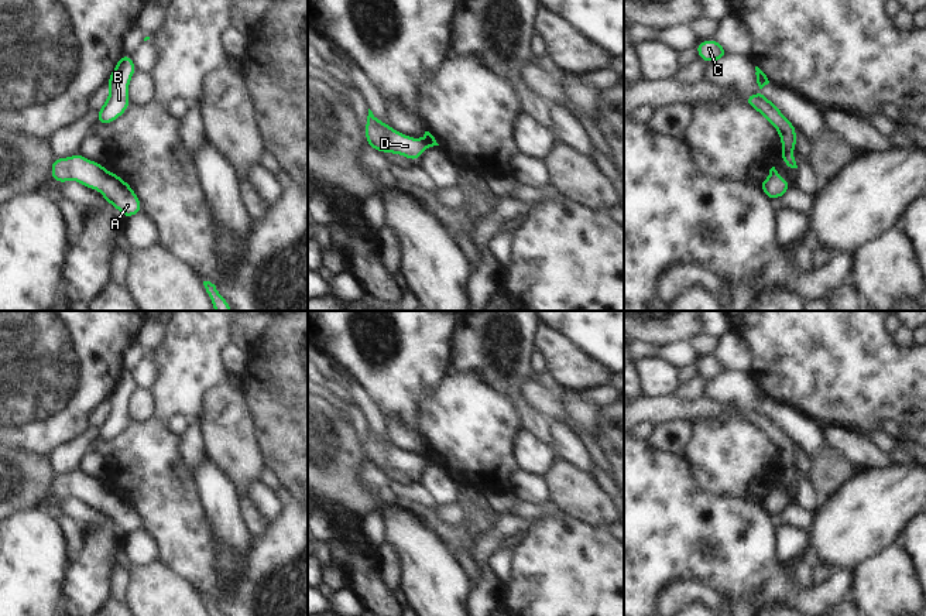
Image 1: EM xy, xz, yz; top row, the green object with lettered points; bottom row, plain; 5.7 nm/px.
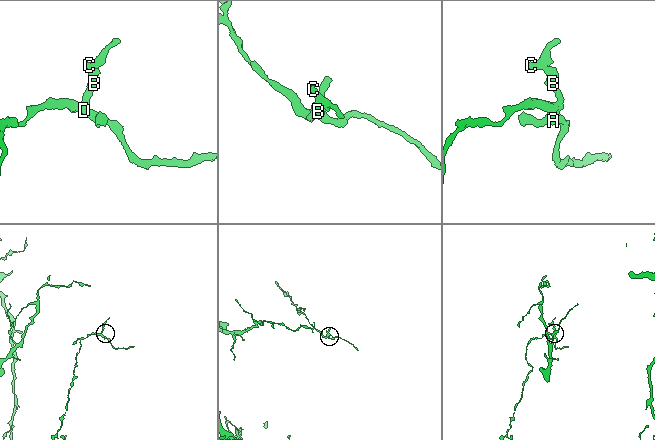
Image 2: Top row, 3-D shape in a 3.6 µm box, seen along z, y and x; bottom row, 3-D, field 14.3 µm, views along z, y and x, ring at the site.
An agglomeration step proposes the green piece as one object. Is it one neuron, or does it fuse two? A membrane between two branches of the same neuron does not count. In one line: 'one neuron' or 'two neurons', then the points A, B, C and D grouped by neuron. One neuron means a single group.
one neuron | A B C D

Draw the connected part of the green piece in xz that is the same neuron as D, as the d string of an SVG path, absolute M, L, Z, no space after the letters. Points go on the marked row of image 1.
M368 109L367 123L364 127L367 144L380 153L404 155L414 162L429 147L439 146L435 137L425 131L421 140L394 130L390 124L383 123Z

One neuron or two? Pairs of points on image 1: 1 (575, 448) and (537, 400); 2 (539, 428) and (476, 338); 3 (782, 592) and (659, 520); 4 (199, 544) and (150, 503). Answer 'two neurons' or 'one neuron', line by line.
1: two neurons
2: one neuron
3: one neuron
4: one neuron

